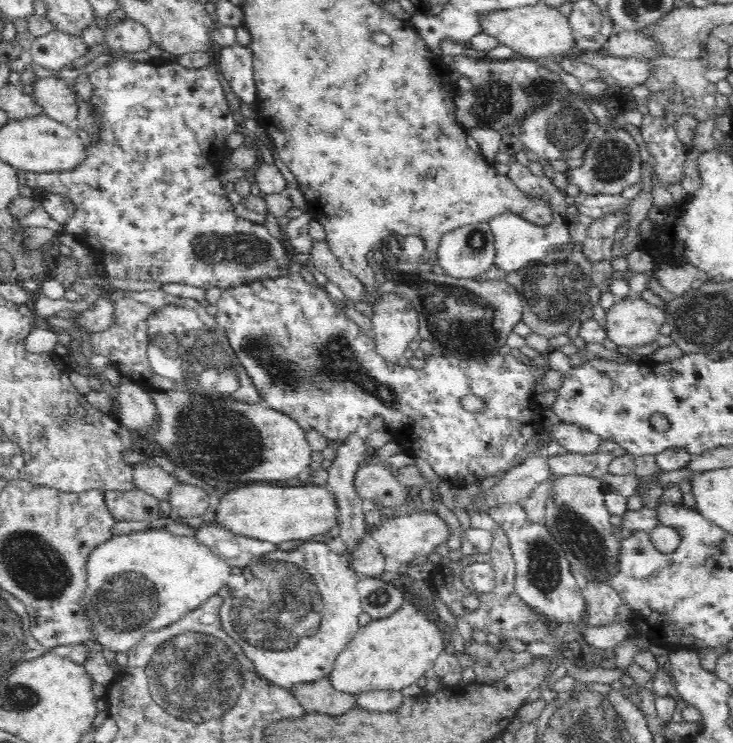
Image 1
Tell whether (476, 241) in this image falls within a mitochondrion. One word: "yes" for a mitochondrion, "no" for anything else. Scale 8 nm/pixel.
yes

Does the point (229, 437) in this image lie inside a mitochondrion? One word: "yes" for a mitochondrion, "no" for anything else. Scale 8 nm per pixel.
yes

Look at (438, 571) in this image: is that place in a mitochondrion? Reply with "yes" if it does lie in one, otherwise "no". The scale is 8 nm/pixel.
no

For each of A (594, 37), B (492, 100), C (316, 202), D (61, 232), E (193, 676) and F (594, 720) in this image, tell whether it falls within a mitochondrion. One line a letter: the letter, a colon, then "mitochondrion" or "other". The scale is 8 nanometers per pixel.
A: other
B: mitochondrion
C: other
D: other
E: mitochondrion
F: mitochondrion

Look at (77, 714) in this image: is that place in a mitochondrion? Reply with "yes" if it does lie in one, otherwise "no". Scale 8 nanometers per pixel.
no

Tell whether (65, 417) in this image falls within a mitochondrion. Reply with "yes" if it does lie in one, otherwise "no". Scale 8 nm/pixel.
yes

